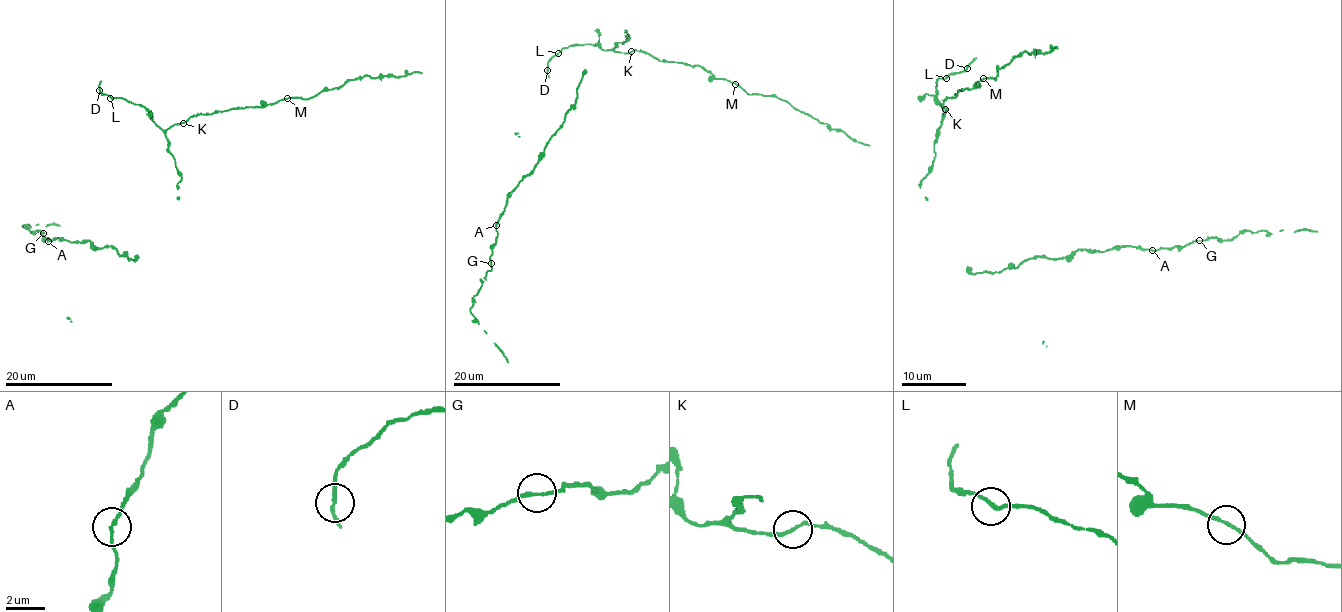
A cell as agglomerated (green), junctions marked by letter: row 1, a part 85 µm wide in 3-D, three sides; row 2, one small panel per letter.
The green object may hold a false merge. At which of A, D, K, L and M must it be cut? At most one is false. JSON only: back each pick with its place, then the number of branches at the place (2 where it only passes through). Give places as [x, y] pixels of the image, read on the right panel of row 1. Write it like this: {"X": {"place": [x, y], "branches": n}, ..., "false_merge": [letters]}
{"false_merge": []}

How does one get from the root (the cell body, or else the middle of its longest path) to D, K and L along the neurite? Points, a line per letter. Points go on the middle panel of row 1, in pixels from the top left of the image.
D: (624, 35), (626, 31), (630, 37), (607, 50), (591, 43), (564, 47), (547, 62), (547, 70)
K: (624, 35), (626, 31), (630, 37), (614, 49), (622, 53), (631, 51)
L: (624, 35), (626, 31), (630, 37), (612, 49), (604, 50), (599, 45), (585, 43), (570, 45), (558, 53)

